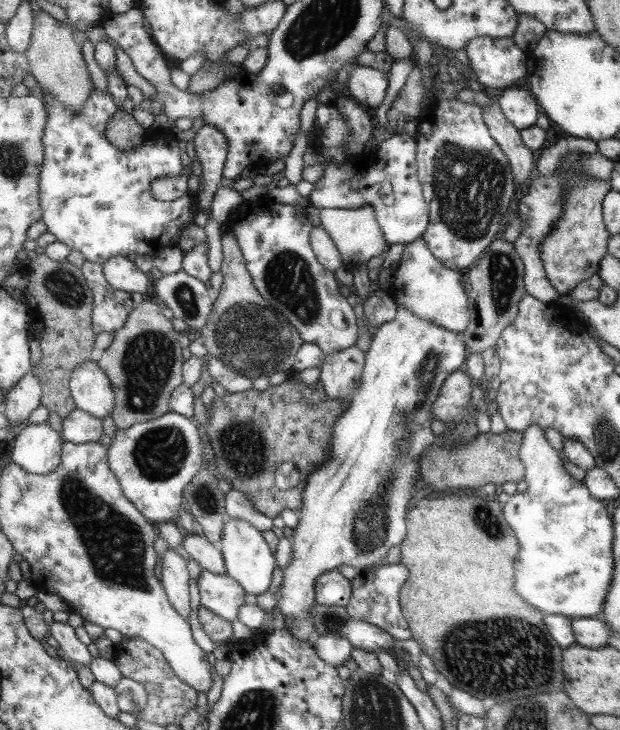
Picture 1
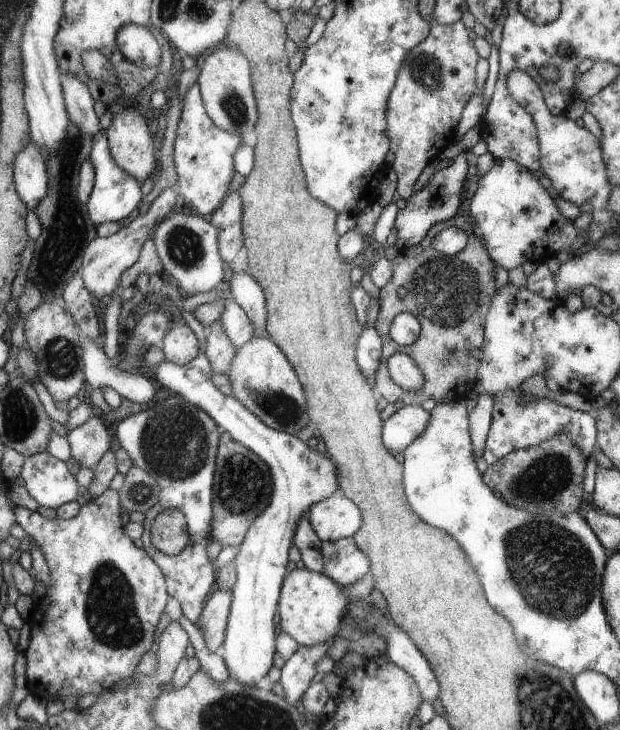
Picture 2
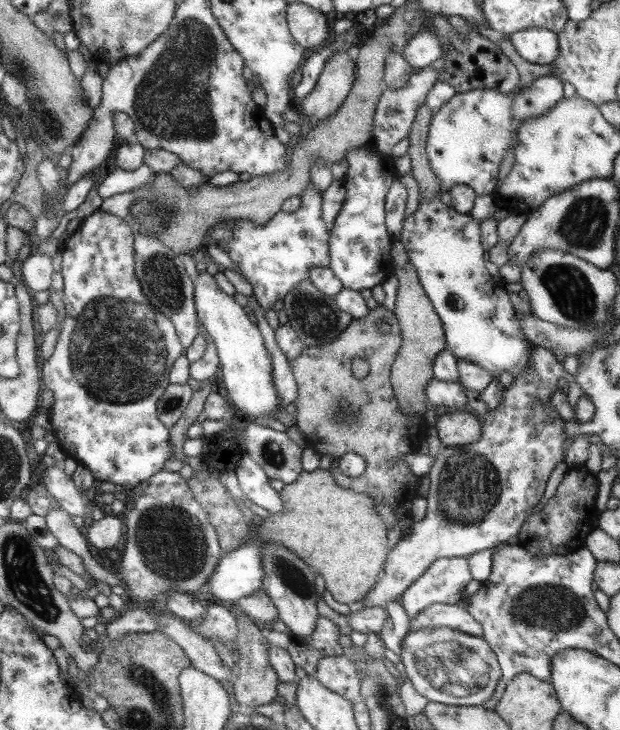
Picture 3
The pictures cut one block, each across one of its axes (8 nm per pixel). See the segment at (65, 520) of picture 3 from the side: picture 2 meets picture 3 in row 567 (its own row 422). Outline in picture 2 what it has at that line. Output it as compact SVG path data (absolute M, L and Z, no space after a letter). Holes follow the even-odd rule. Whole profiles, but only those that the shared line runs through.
M91 417L85 424L66 434L72 457L81 467L94 468L111 449L110 434L100 418Z

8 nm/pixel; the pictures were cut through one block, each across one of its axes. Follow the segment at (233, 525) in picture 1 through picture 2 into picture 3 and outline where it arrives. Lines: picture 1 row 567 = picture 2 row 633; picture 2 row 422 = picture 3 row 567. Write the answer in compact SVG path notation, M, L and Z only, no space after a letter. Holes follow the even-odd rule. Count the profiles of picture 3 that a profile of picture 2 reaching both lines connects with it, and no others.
M246 544L222 558L207 584L208 592L226 604L254 595L264 587L260 544Z

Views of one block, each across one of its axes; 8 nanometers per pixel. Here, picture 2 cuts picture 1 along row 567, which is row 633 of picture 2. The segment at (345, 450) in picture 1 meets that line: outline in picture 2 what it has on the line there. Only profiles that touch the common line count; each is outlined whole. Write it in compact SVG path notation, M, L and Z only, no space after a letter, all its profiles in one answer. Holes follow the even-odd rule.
M302 566L286 576L282 588L281 602L278 604L280 626L284 633L291 635L300 647L310 647L328 643L334 639L342 628L346 616L352 618L354 626L353 638L357 639L367 634L365 621L377 610L369 598L350 601L346 590L323 573L310 571Z

